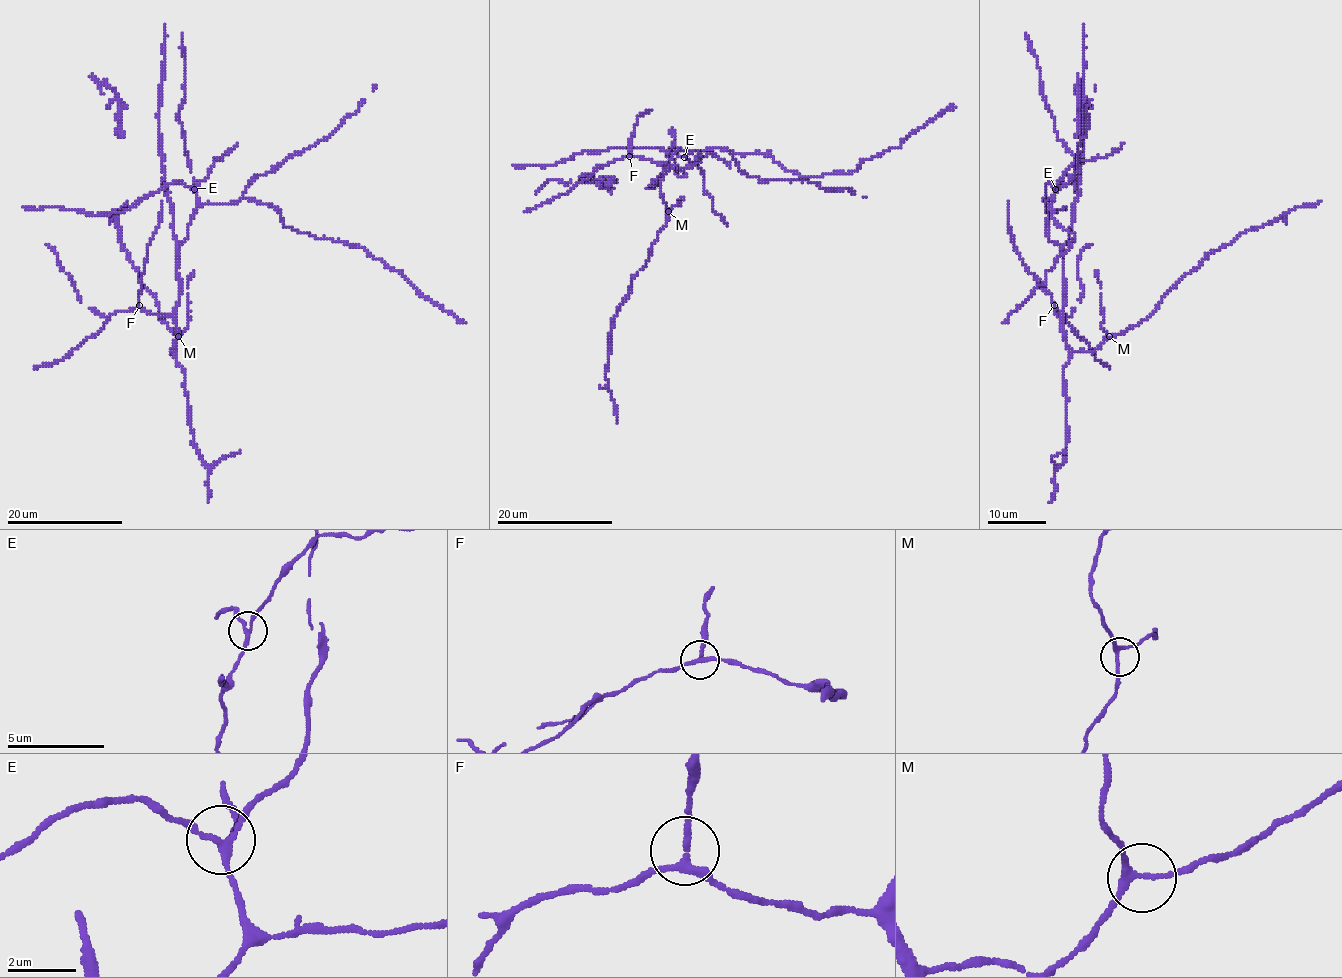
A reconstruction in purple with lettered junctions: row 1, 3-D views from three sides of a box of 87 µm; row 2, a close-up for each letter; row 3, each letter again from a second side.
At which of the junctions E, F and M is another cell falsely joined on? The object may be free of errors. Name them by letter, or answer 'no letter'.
no letter

